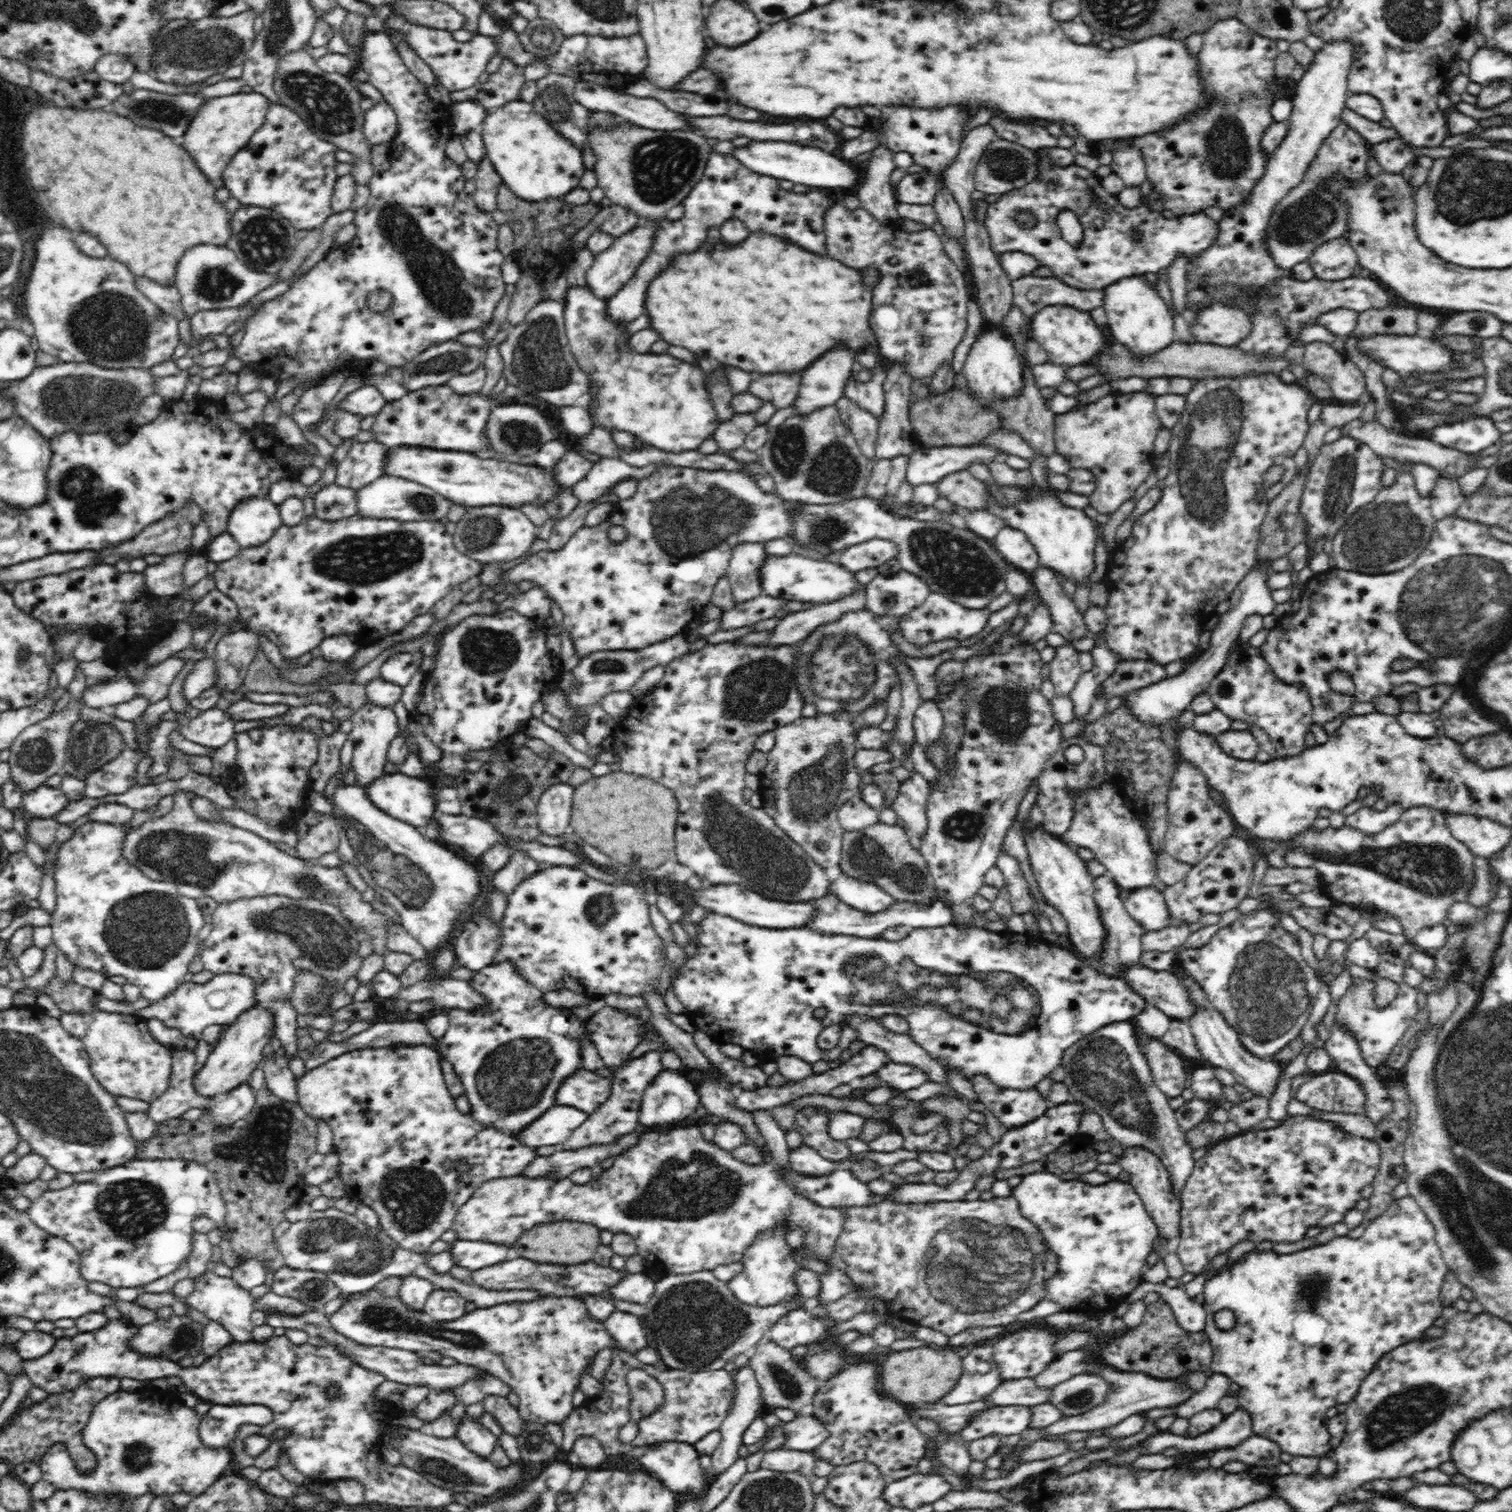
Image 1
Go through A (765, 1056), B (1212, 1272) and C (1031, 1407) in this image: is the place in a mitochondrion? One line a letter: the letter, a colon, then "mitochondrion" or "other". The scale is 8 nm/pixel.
A: other
B: other
C: other

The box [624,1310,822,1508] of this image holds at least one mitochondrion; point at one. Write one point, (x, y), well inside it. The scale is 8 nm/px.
(788, 1385)

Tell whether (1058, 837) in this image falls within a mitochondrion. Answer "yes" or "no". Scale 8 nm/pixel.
no

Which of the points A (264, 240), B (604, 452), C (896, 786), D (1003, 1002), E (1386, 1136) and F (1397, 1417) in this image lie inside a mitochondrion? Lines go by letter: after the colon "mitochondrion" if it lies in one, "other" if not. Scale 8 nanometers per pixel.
A: mitochondrion
B: other
C: other
D: mitochondrion
E: other
F: mitochondrion

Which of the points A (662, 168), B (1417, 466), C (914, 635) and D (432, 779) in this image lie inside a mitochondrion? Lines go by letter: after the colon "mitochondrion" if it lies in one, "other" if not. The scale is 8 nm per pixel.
A: mitochondrion
B: other
C: other
D: other

